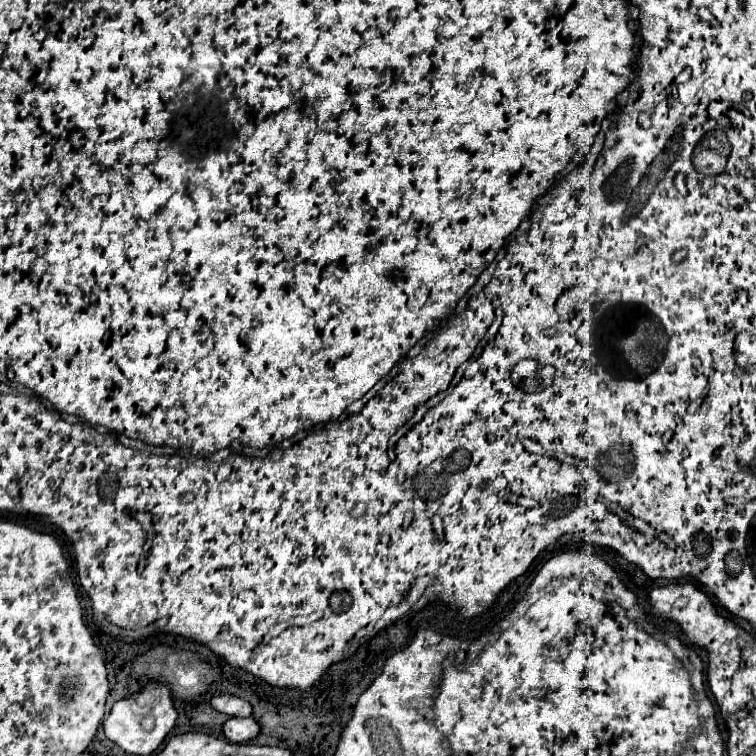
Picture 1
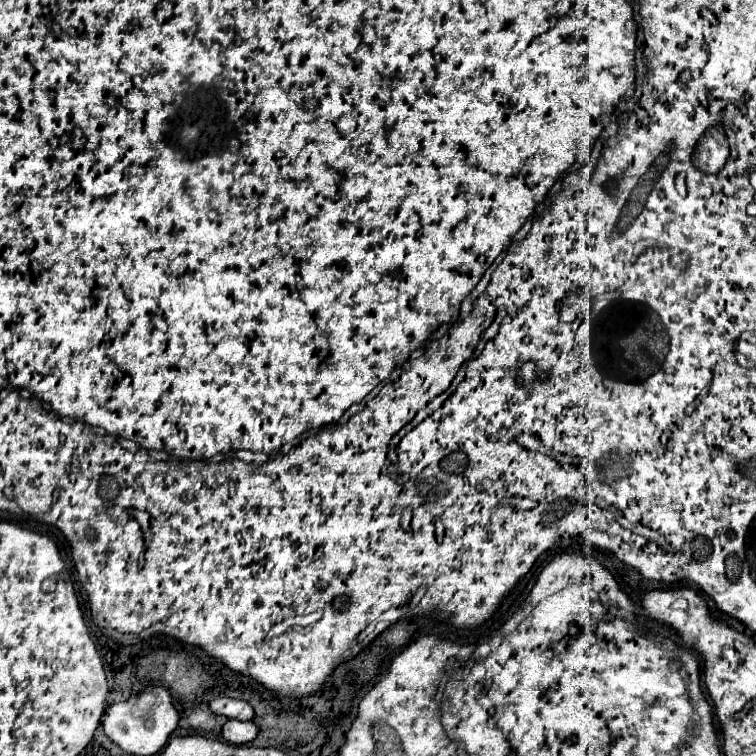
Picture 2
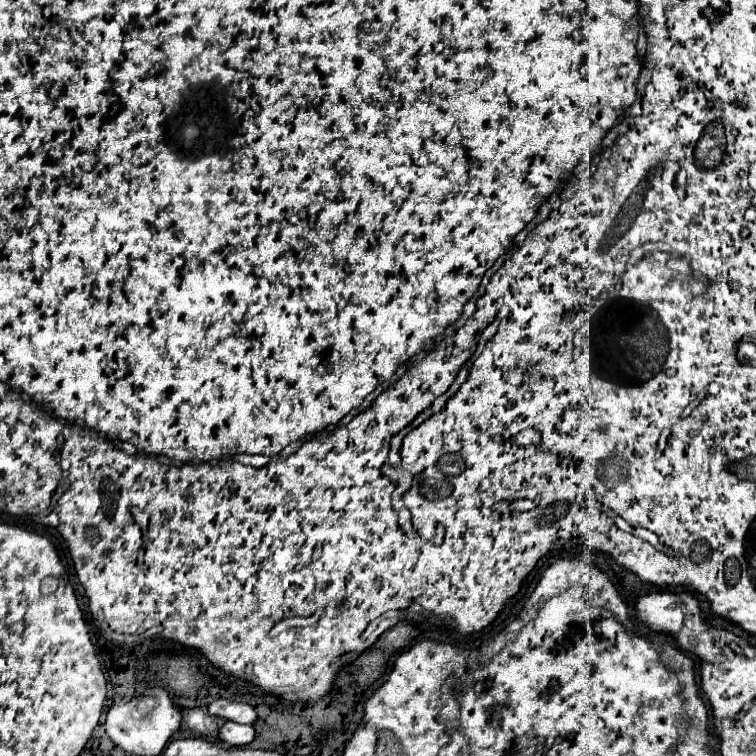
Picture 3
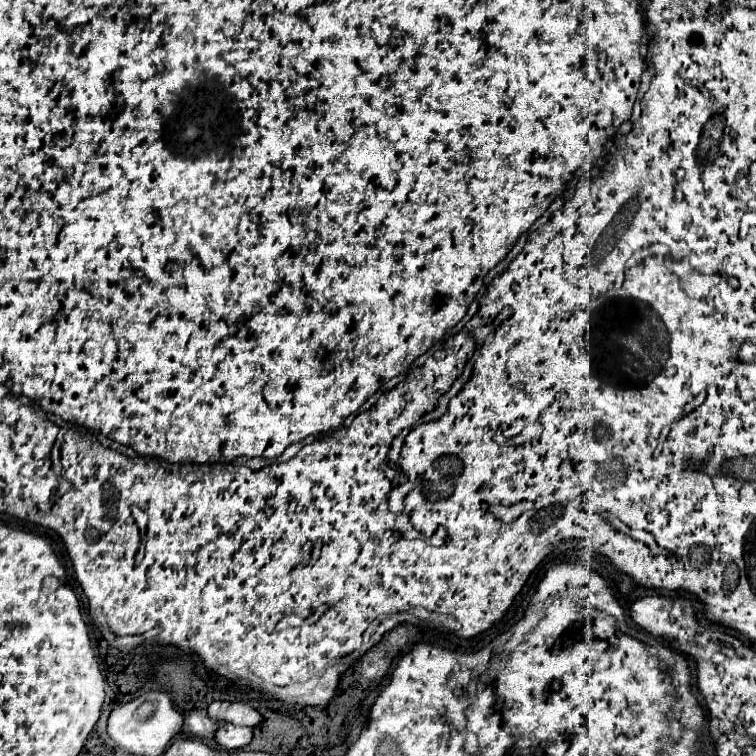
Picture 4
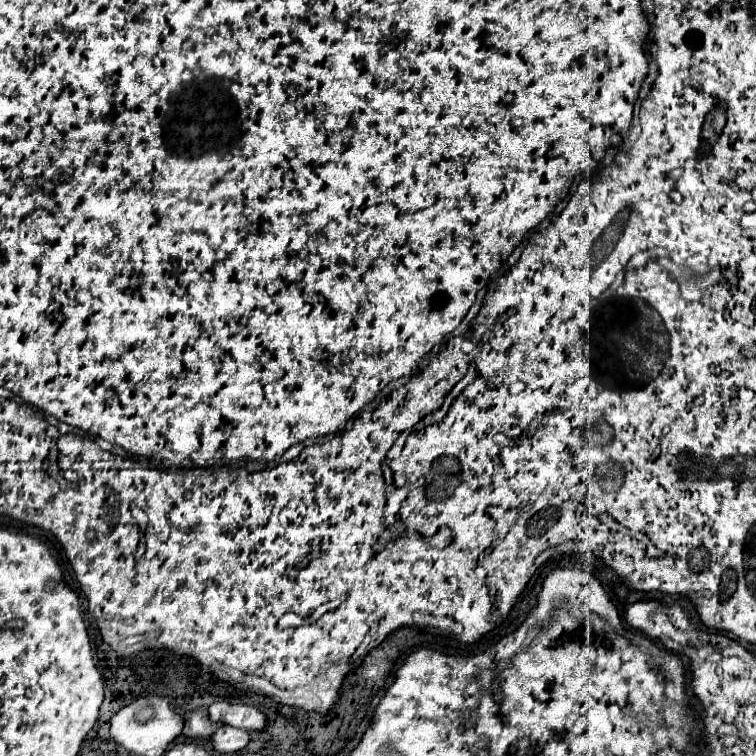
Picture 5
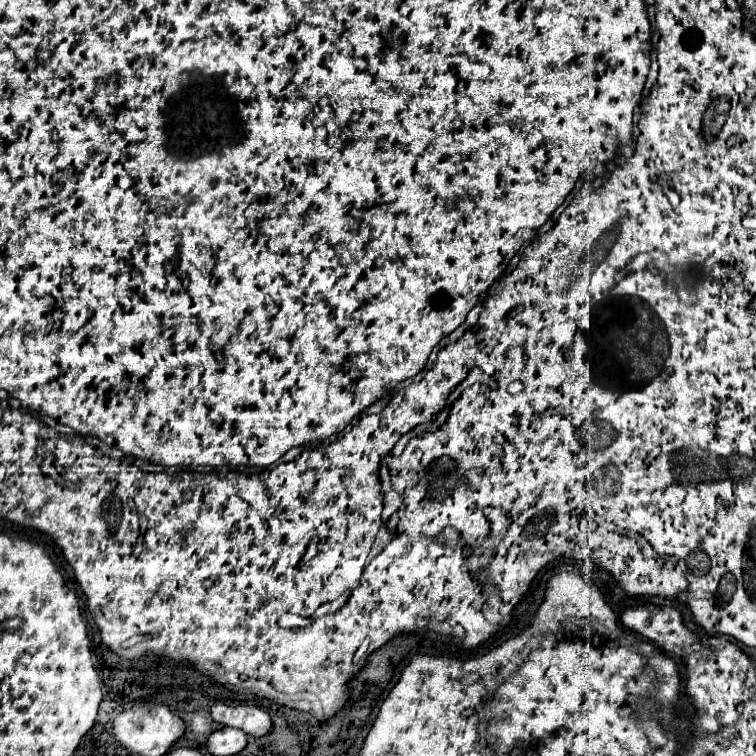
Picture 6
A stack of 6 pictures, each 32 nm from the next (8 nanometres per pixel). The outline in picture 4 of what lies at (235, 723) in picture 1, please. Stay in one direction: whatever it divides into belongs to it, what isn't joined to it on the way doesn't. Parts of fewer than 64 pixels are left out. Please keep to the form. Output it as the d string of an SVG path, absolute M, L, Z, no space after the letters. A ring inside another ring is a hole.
M228 722L220 726L216 732L216 742L224 750L244 748L246 744L250 744L250 740L252 740L252 728L244 728L244 726L228 724Z

